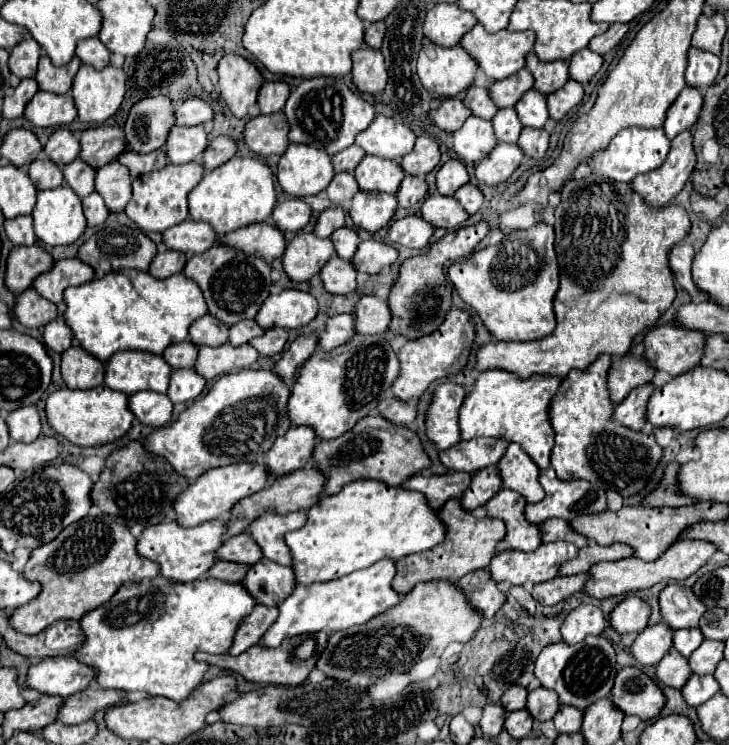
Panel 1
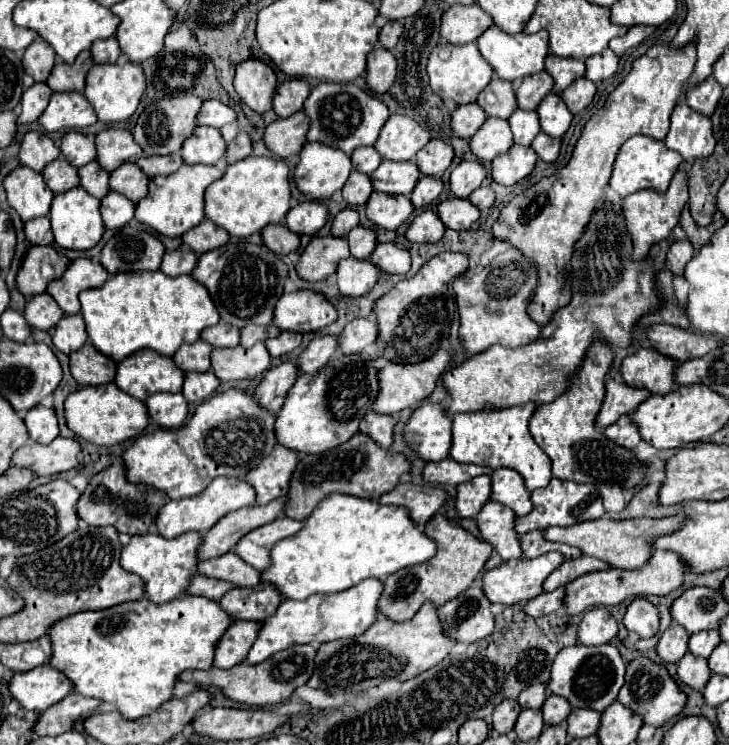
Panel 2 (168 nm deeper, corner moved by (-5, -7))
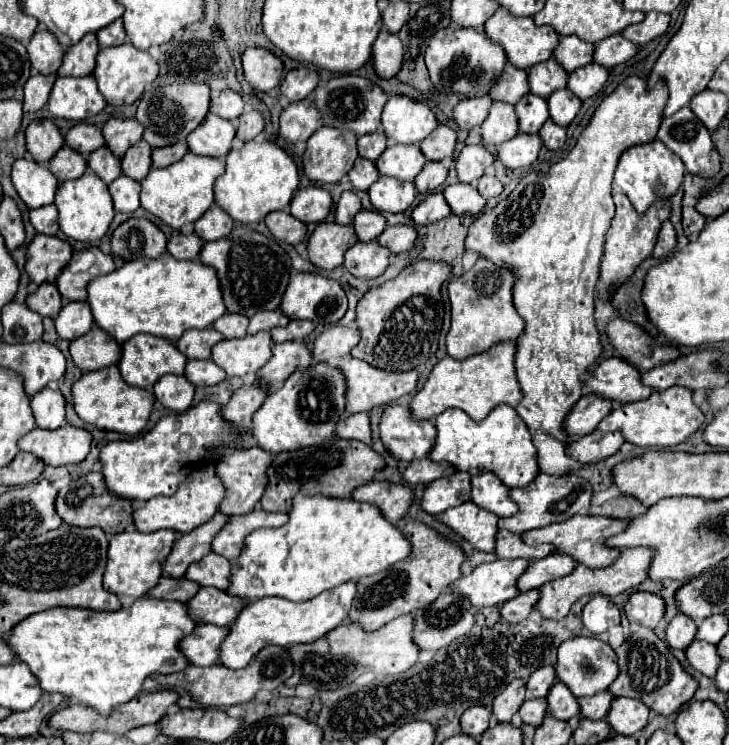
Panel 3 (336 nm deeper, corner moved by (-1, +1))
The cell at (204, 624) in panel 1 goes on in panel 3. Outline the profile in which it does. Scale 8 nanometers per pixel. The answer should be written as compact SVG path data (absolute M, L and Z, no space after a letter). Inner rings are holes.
M141 597L131 607L99 613L89 609L49 609L33 613L19 621L9 637L3 637L5 645L13 651L15 661L27 663L31 673L37 677L37 685L45 693L61 693L65 699L93 707L101 715L109 715L113 707L131 701L141 693L143 679L153 673L177 673L189 665L179 651L181 637L187 637L195 629L195 623L185 613L185 603L179 601L159 601Z

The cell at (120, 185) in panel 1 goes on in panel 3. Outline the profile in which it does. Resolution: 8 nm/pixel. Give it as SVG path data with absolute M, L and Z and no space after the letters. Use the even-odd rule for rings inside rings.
M145 139L141 143L133 145L133 149L129 149L125 153L125 157L121 159L123 175L127 175L135 181L141 181L151 169L151 151L153 151L153 147Z

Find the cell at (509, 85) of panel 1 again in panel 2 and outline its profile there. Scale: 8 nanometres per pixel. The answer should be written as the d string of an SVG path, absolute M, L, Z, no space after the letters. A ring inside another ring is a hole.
M541 71L529 77L523 77L521 83L515 89L515 97L517 97L517 107L525 109L525 111L535 111L541 97L545 97L547 93L551 93L553 87L553 79Z

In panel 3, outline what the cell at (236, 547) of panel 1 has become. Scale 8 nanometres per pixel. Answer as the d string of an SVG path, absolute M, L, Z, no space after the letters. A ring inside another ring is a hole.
M209 553L201 561L191 563L185 577L201 587L217 587L225 591L229 587L229 569L231 563L225 557Z

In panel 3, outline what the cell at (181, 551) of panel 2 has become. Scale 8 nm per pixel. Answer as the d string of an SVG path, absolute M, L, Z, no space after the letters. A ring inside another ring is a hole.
M171 529L155 531L155 533L139 533L139 531L123 531L111 537L109 553L107 553L107 567L103 575L103 585L107 591L115 595L129 595L129 597L145 597L161 579L161 563L171 553L177 533Z

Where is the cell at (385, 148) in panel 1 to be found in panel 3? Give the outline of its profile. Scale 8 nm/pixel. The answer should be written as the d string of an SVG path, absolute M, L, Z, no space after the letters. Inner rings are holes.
M393 95L389 97L383 109L383 129L385 135L395 143L421 143L435 127L437 127L435 113L407 95Z

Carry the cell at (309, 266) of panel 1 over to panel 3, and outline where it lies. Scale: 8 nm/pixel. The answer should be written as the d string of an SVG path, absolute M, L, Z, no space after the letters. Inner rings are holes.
M335 221L319 223L307 243L309 261L319 269L341 267L345 251L357 241L359 239L351 225L337 225Z

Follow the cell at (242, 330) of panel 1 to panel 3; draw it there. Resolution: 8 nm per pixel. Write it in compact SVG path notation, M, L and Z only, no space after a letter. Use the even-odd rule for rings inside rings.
M275 309L273 313L257 313L251 317L247 331L249 335L255 335L257 331L271 331L273 327L281 325L281 319L283 319L281 309Z

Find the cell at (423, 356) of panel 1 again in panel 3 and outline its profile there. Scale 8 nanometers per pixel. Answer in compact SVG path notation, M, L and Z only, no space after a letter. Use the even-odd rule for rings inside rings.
M343 359L337 363L341 373L345 373L345 385L347 385L347 403L345 403L345 415L361 413L361 411L371 411L373 407L387 405L391 401L397 401L401 395L407 395L415 389L417 385L417 371L407 371L407 373L387 373L381 369L375 369L367 365L365 361L359 359Z

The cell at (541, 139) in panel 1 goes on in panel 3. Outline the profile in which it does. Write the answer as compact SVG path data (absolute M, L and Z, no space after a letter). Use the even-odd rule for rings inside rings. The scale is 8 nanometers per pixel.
M551 119L541 127L539 135L545 141L547 149L561 149L565 145L565 141L567 141L567 129L561 127L561 125L557 125Z

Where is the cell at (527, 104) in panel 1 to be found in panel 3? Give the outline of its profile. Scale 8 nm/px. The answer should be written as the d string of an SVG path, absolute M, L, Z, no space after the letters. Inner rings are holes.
M559 89L555 91L549 99L549 113L551 113L551 119L557 123L557 125L563 125L567 127L579 113L581 109L581 99L577 95L573 95L569 89Z

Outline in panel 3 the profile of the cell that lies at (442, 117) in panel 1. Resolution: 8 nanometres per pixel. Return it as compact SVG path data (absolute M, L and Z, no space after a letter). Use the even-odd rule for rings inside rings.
M477 97L477 99L463 99L455 105L453 117L457 121L457 125L465 131L471 131L473 127L479 127L489 113L493 99L491 97Z

